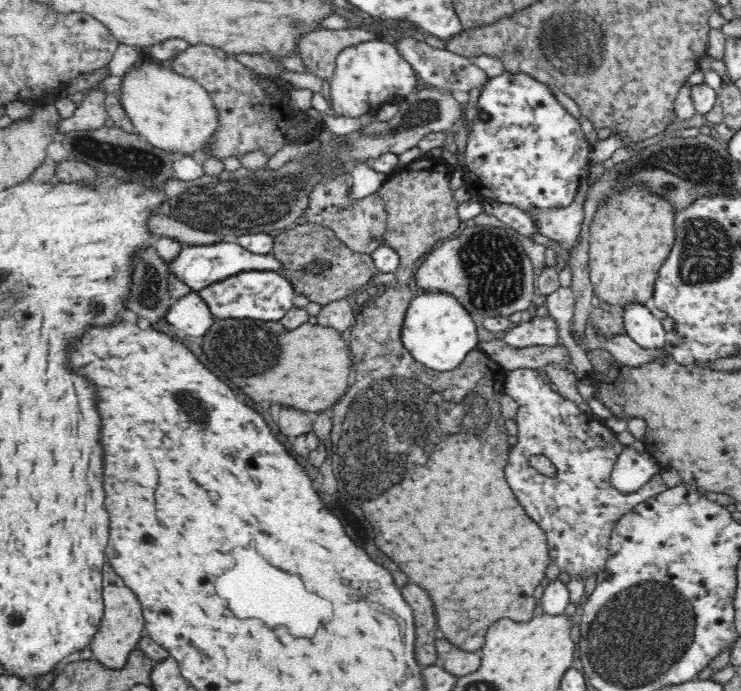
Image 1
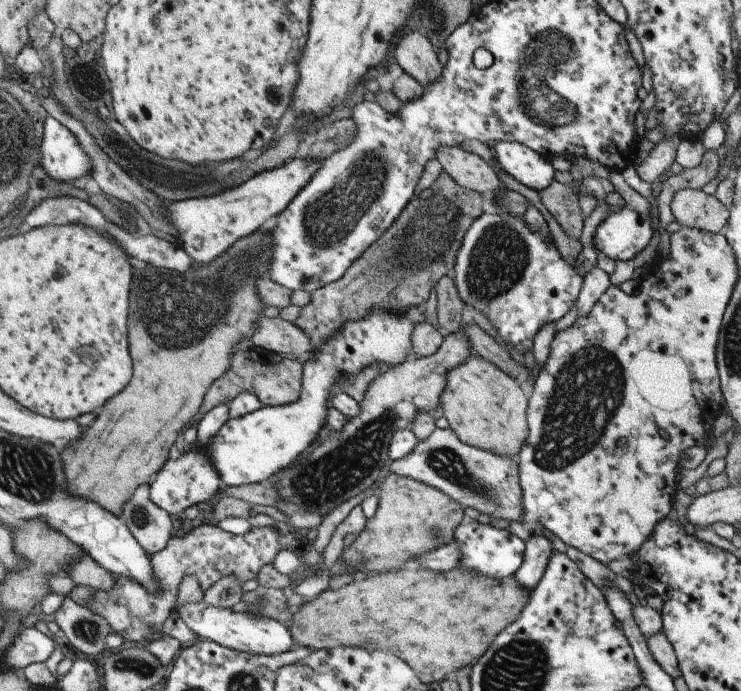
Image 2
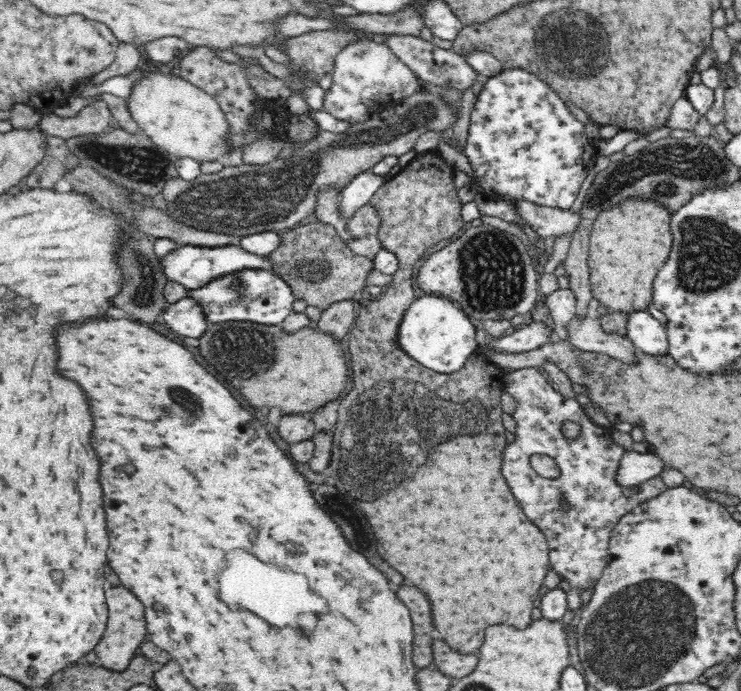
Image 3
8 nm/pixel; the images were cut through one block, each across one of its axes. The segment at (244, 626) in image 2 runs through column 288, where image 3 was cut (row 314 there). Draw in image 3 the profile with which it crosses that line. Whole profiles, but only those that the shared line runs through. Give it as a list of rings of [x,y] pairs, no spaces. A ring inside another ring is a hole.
[[[648,310],[637,311],[628,316],[627,337],[642,353],[650,356],[669,354],[669,343],[666,328]]]

